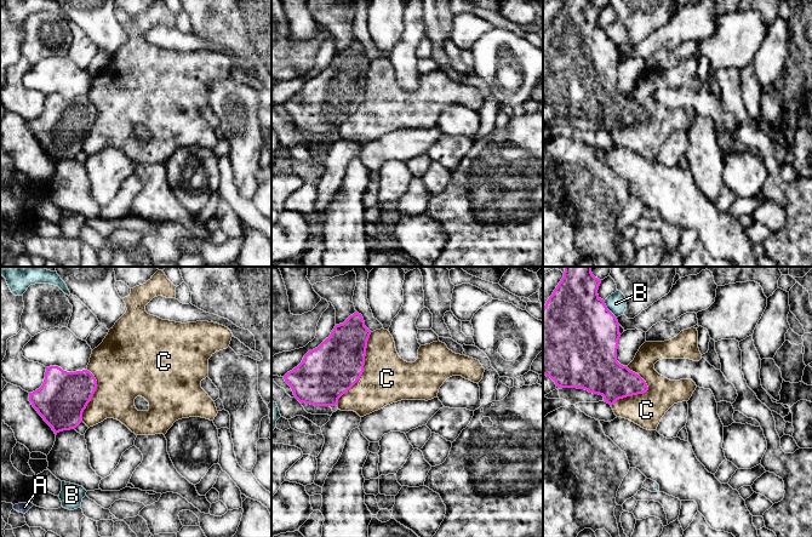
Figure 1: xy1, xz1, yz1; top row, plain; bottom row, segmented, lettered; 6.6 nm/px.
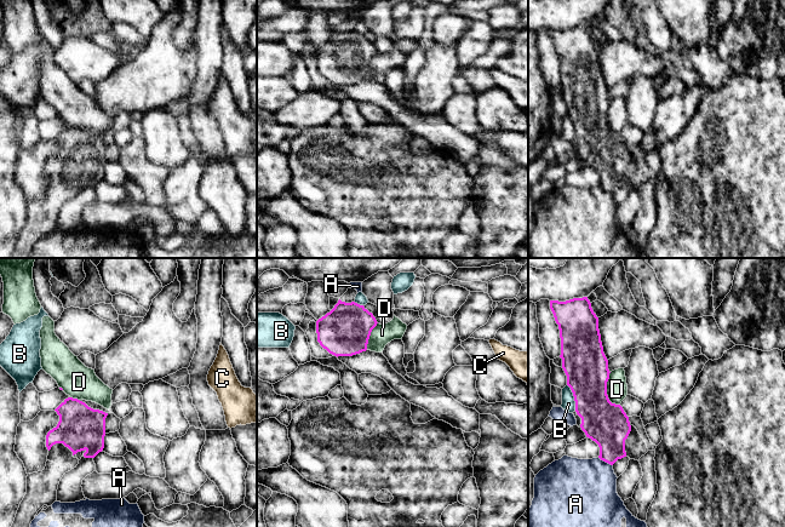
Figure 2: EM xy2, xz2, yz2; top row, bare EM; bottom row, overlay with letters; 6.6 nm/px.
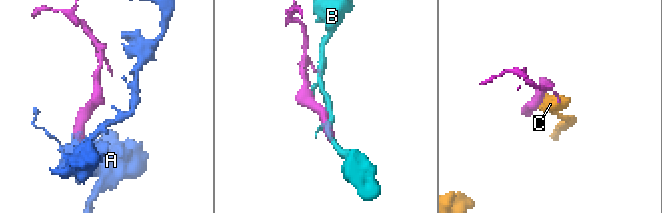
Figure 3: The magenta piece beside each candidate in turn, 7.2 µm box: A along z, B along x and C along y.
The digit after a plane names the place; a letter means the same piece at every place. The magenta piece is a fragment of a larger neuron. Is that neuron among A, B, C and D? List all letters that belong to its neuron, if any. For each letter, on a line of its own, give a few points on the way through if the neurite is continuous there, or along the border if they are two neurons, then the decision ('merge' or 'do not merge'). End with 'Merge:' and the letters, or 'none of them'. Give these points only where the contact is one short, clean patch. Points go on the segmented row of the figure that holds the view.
A: do not merge
B: do not merge
C: do not merge
D: border along yz2 (611, 372), (607, 379), (607, 397), (619, 405); do not merge
Merge: none of them

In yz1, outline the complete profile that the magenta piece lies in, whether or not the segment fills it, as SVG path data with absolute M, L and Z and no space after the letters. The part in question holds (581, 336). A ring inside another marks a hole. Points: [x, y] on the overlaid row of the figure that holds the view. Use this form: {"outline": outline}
{"outline": "M565 267L564 278L543 307L543 375L550 377L559 388L585 389L589 393L602 395L605 402L612 406L619 399L646 393L648 387L637 373L617 361L618 339L621 337L619 324L617 318L607 309L605 301L597 295L600 284L601 280L593 275L591 267Z"}

